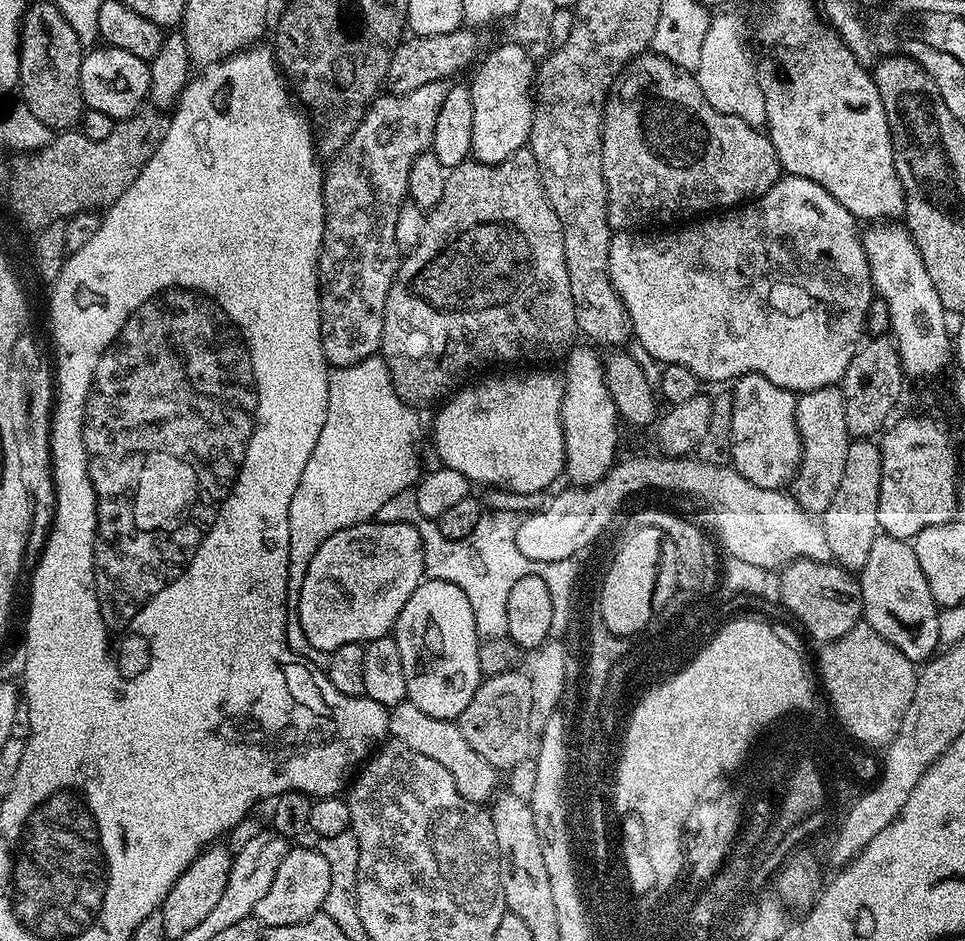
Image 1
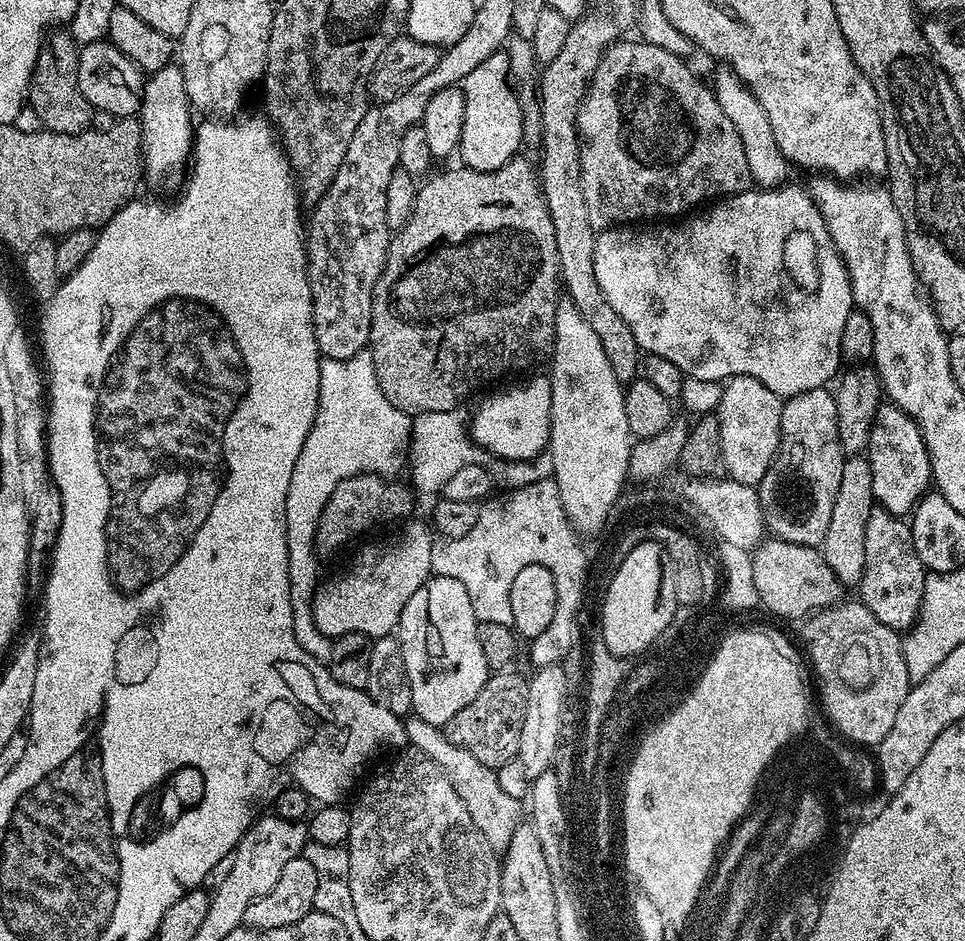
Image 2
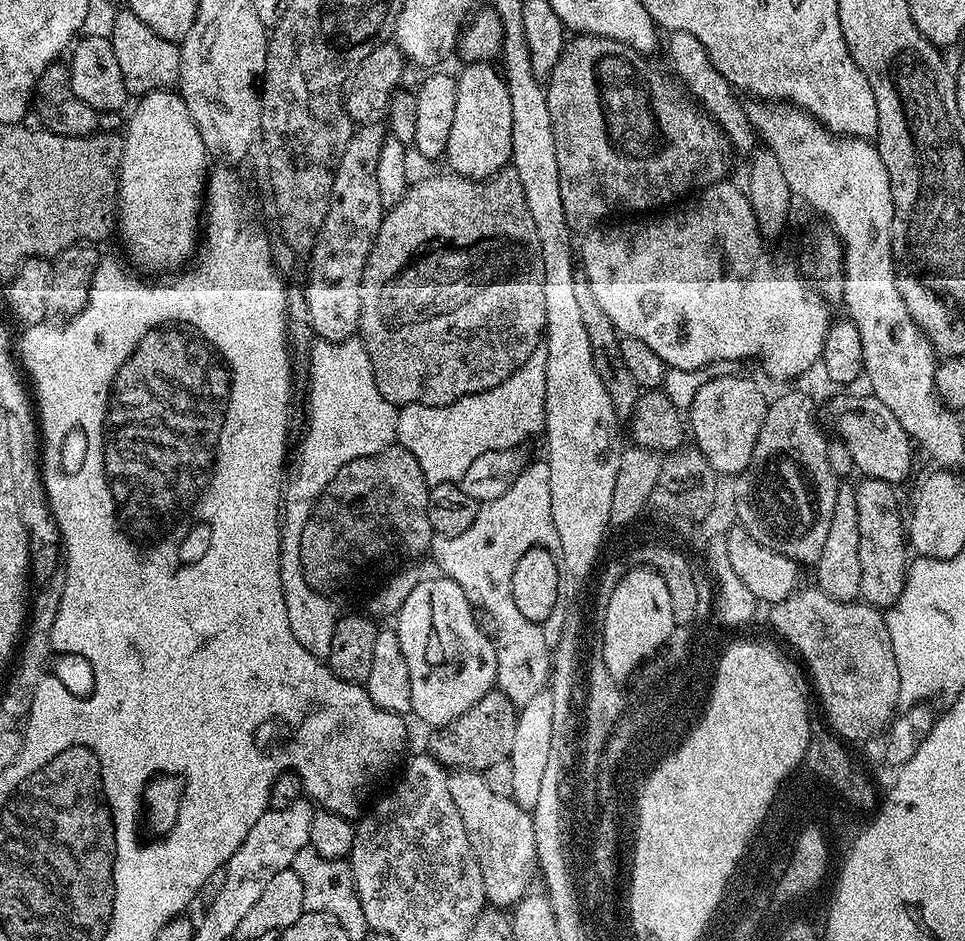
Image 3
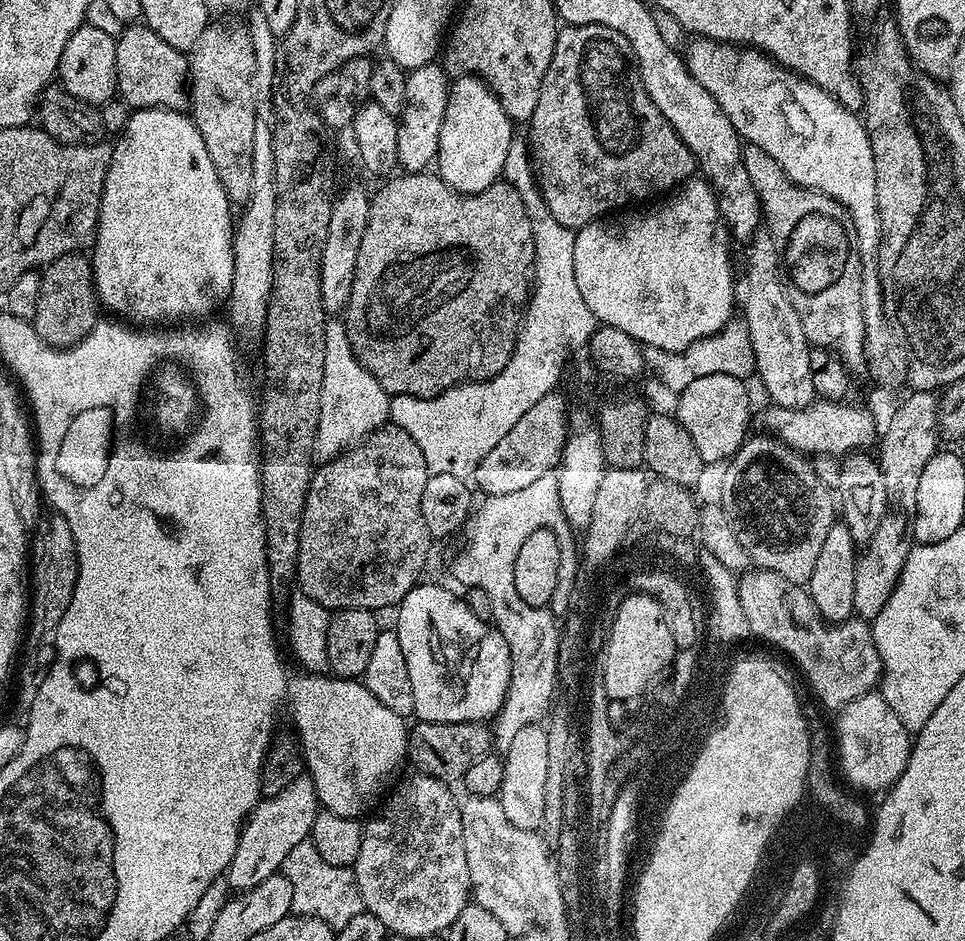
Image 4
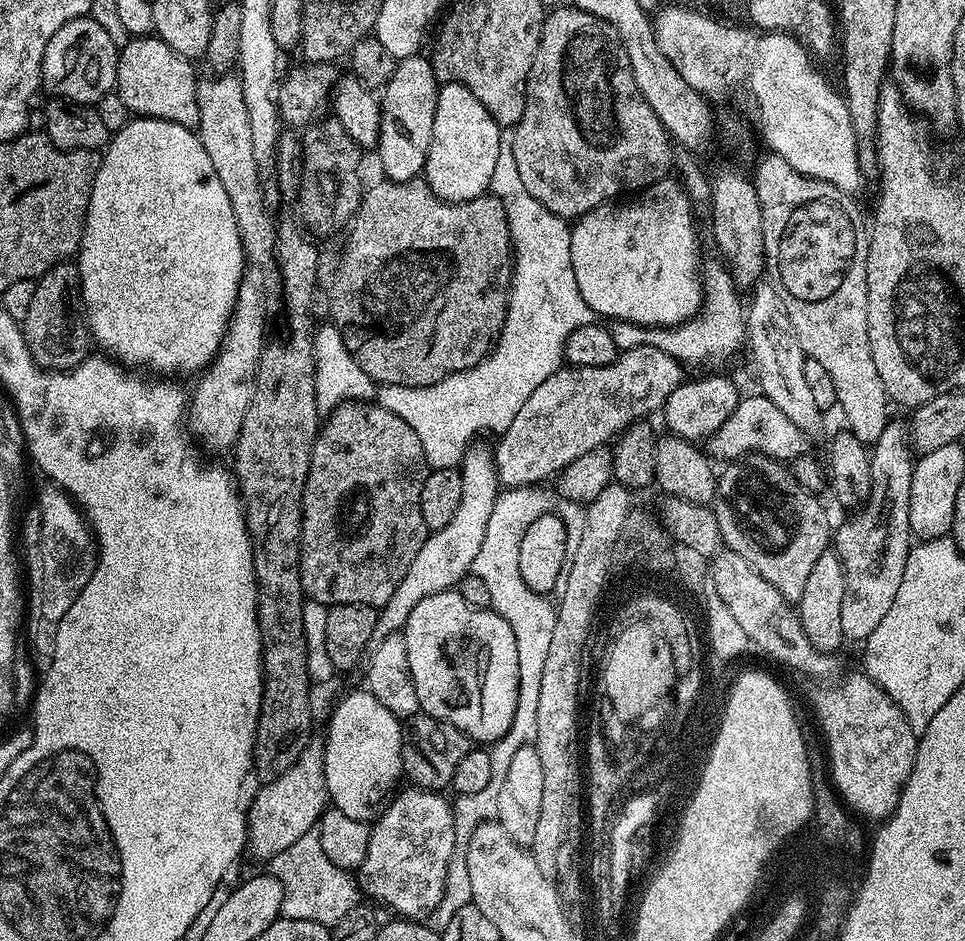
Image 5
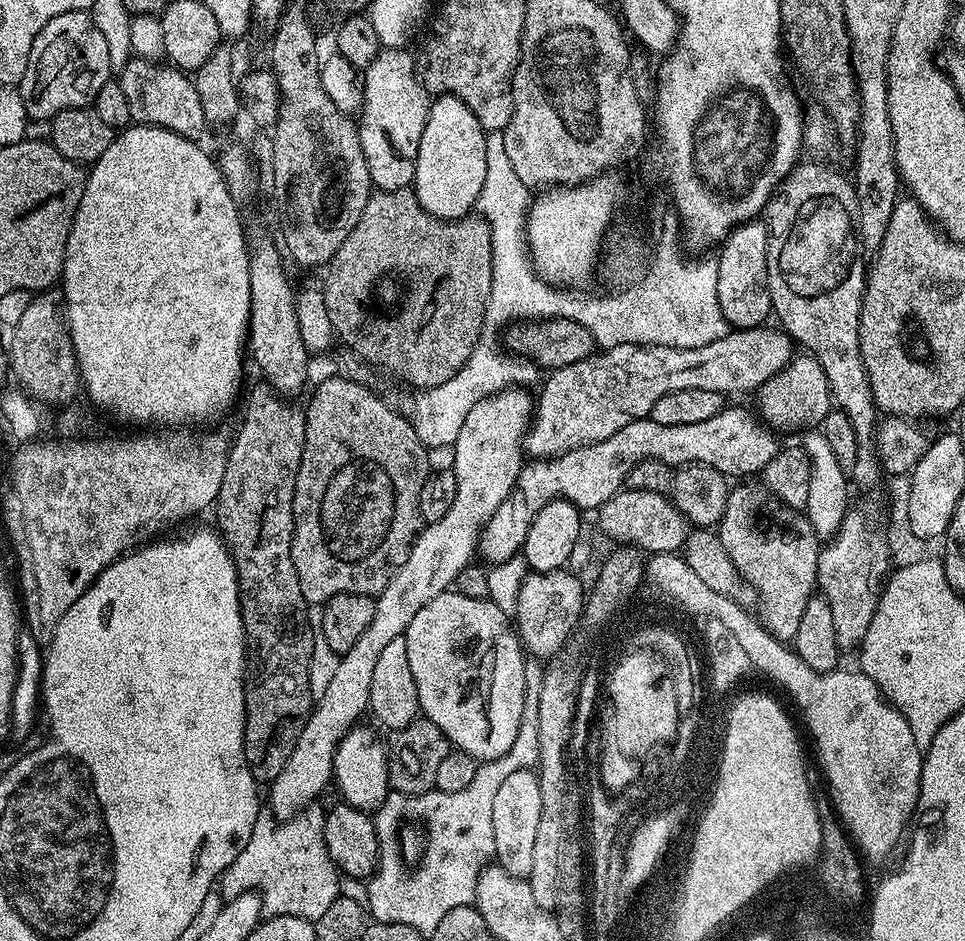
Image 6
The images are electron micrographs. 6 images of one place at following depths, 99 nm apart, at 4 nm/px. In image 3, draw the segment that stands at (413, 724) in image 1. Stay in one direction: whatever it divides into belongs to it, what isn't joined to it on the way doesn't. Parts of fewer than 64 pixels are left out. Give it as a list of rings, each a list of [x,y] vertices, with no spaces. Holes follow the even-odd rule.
[[[453,771],[449,775],[448,785],[450,798],[454,798],[458,814],[462,814],[466,838],[470,838],[470,846],[482,870],[482,882],[488,895],[487,903],[500,910],[516,905],[523,896],[528,895],[533,887],[532,879],[537,879],[538,876],[531,811],[519,808],[512,797],[494,794],[488,787],[483,772]]]

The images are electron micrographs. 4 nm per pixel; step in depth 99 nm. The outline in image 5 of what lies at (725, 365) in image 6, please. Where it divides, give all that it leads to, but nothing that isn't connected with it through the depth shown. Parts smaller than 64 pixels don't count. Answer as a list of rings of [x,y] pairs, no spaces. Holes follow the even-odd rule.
[[[647,346],[621,351],[616,360],[606,366],[561,367],[559,372],[550,374],[550,378],[546,378],[546,382],[542,382],[542,386],[530,394],[530,398],[526,398],[522,410],[514,414],[514,422],[510,422],[506,431],[499,433],[497,440],[500,441],[494,447],[499,483],[505,489],[543,485],[548,482],[544,480],[551,476],[553,479],[563,468],[570,466],[574,458],[592,452],[595,448],[605,447],[609,443],[608,439],[611,441],[619,437],[631,424],[643,421],[651,412],[659,413],[666,398],[670,398],[670,394],[674,394],[676,387],[685,379],[686,373],[680,368],[683,368],[681,361],[676,357]]]

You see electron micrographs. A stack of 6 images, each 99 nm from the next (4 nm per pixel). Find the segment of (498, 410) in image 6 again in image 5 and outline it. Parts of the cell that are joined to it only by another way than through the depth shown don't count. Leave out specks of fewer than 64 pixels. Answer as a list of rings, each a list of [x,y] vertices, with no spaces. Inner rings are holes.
[[[479,446],[469,448],[459,473],[462,478],[462,499],[453,521],[442,530],[429,533],[424,540],[422,549],[407,570],[406,578],[395,590],[393,598],[384,604],[376,617],[374,634],[371,635],[371,647],[379,645],[382,639],[390,634],[403,631],[414,606],[423,598],[453,589],[471,571],[473,560],[478,556],[479,547],[482,546],[486,524],[490,520],[490,514],[493,513],[494,502],[500,493],[500,483],[496,476],[495,459],[491,451]],[[310,740],[290,770],[277,780],[267,781],[263,786],[257,787],[252,808],[248,812],[247,847],[258,859],[271,861],[272,857],[294,846],[298,838],[302,838],[319,825],[328,803],[324,744],[320,740]]]

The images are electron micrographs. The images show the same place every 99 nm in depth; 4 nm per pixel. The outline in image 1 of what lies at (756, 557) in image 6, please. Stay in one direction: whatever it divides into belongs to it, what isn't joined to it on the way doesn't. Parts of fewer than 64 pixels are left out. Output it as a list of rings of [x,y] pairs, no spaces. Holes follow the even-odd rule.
[[[839,387],[802,392],[796,398],[796,425],[800,431],[800,464],[790,481],[790,495],[804,512],[822,514],[842,482],[846,450],[850,443],[846,424],[846,407]]]

